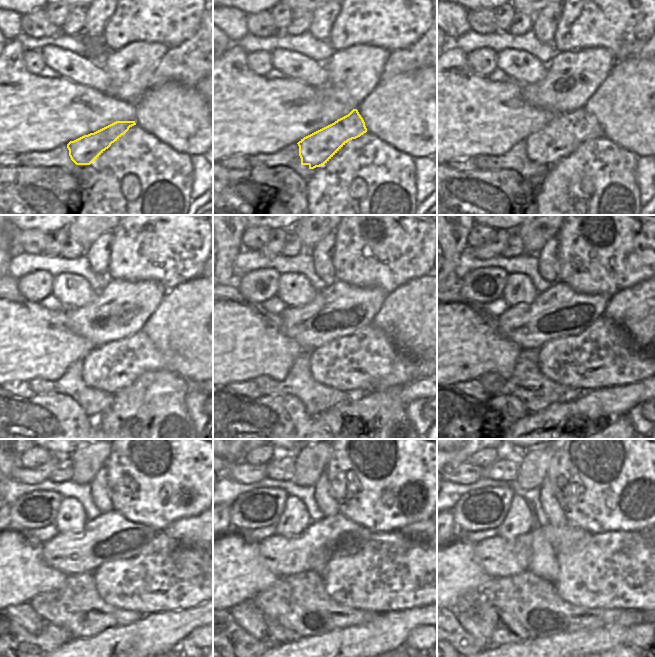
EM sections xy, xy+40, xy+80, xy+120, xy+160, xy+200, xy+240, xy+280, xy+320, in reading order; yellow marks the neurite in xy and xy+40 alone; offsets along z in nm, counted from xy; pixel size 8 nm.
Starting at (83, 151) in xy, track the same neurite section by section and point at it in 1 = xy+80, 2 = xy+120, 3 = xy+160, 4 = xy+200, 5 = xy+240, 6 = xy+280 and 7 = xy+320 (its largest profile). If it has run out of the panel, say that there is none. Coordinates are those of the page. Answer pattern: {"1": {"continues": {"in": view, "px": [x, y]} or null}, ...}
{"1": {"continues": {"in": "xy+80", "px": [548, 146]}}, "2": {"continues": {"in": "xy+120", "px": [115, 365]}}, "3": {"continues": {"in": "xy+160", "px": [359, 363]}}, "4": {"continues": {"in": "xy+200", "px": [583, 361]}}, "5": {"continues": {"in": "xy+240", "px": [172, 579]}}, "6": {"continues": {"in": "xy+280", "px": [399, 580]}}, "7": {"continues": {"in": "xy+320", "px": [624, 581]}}}

